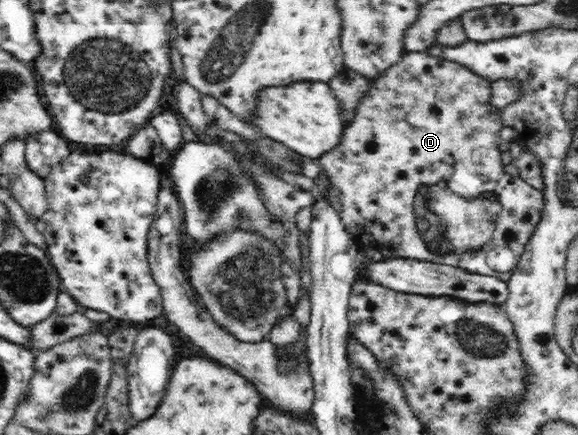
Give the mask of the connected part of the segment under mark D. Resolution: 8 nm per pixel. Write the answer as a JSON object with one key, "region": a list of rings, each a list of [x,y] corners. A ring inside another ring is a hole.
{"region":[[[429,49],[423,51],[406,50],[401,61],[394,63],[378,78],[375,89],[371,89],[367,97],[359,104],[355,121],[344,128],[339,136],[339,141],[321,157],[321,164],[331,178],[333,193],[337,195],[342,203],[340,218],[346,226],[346,230],[351,234],[352,240],[359,248],[375,249],[375,251],[380,251],[387,259],[430,261],[467,269],[467,271],[473,273],[494,274],[508,280],[515,273],[531,237],[534,236],[535,229],[542,223],[542,214],[546,208],[546,193],[542,189],[529,184],[527,180],[523,179],[523,176],[513,177],[505,171],[505,163],[503,163],[503,157],[501,157],[501,145],[504,142],[501,131],[505,129],[506,121],[503,120],[503,109],[493,104],[494,81],[490,77],[475,72],[474,69],[463,63],[431,53]],[[420,184],[425,184],[423,191],[421,191],[421,197],[425,200],[424,205],[430,211],[429,216],[426,217],[430,227],[424,232],[419,232],[416,228],[416,221],[419,217],[413,216],[412,207],[414,195]]]}

